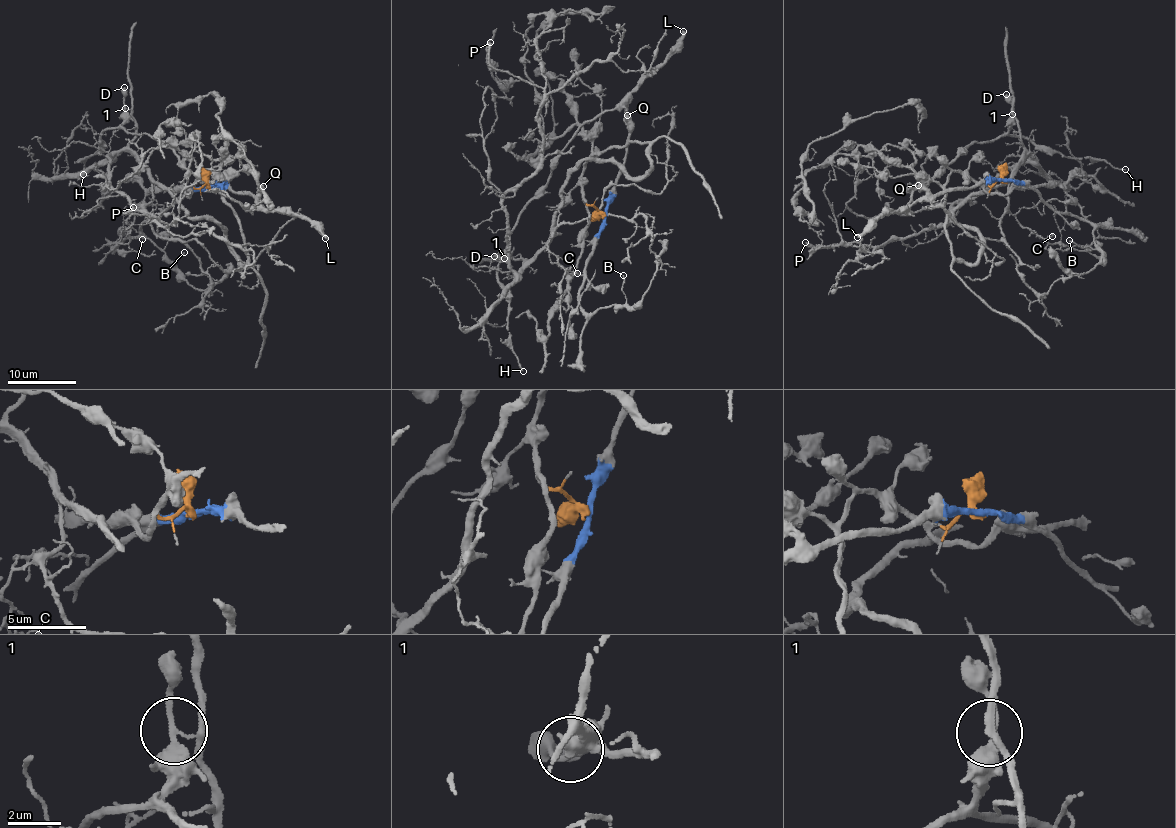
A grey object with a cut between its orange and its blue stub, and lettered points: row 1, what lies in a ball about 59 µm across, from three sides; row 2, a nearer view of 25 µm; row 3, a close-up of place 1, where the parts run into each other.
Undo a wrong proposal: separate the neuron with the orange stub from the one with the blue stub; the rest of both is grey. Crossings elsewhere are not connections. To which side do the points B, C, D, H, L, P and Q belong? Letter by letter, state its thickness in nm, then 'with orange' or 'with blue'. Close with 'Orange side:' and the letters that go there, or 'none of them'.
B: 140 nm thick; with blue
C: 110 nm thick; with orange
D: 550 nm thick; with blue
H: 170 nm thick; with blue
L: 360 nm thick; with blue
P: 360 nm thick; with orange
Q: 550 nm thick; with blue
Orange side: C, P

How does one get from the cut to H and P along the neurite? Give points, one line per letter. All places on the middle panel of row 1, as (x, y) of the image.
H: (604, 215), (621, 174), (623, 106), (579, 128), (508, 237), (497, 281), (523, 371)
P: (604, 215), (584, 164), (648, 145), (640, 176), (580, 162), (514, 272), (544, 91), (490, 42)

